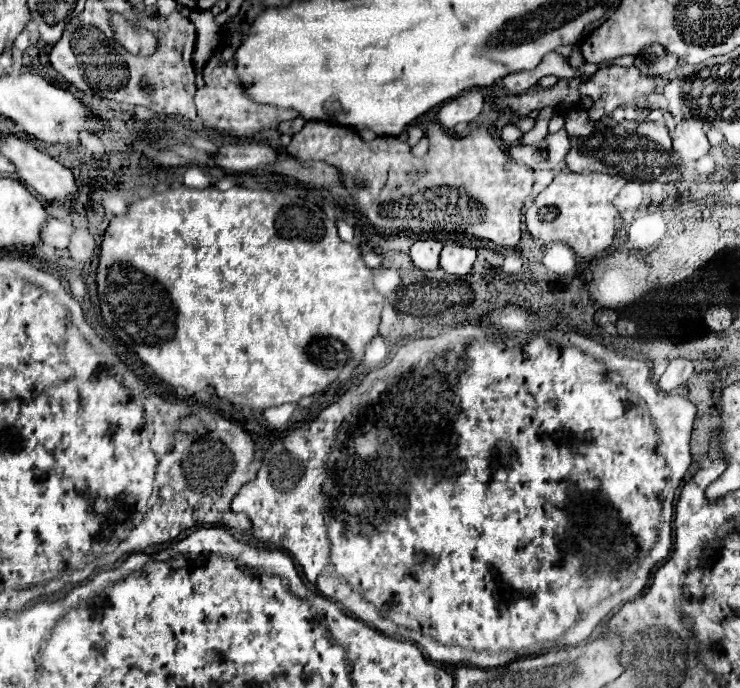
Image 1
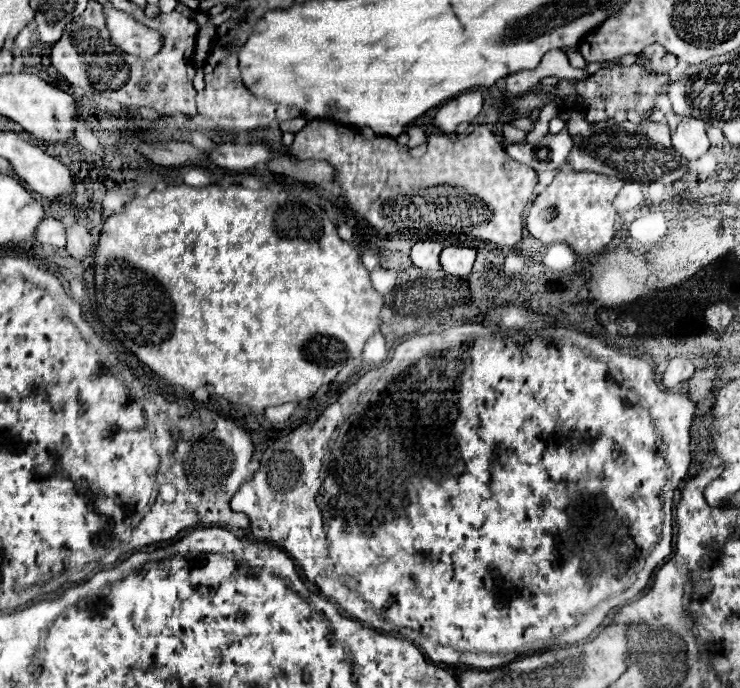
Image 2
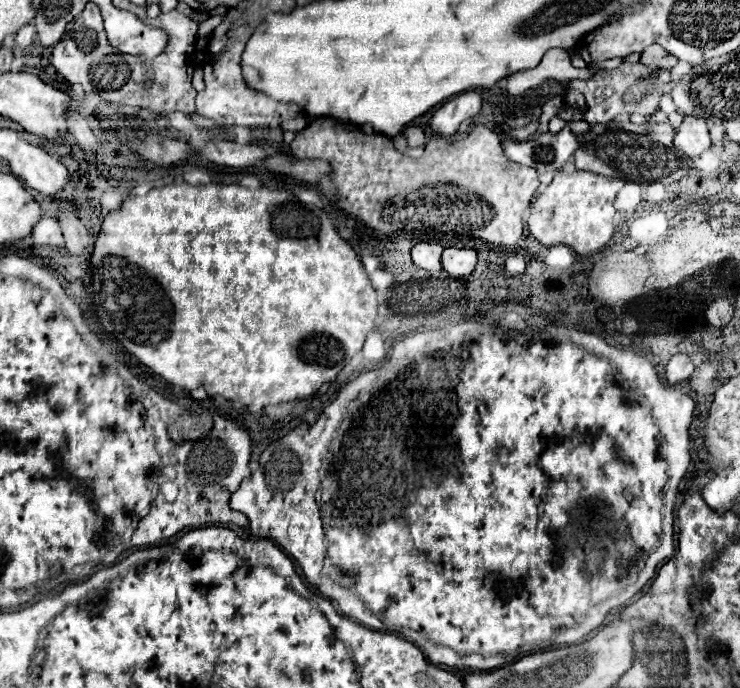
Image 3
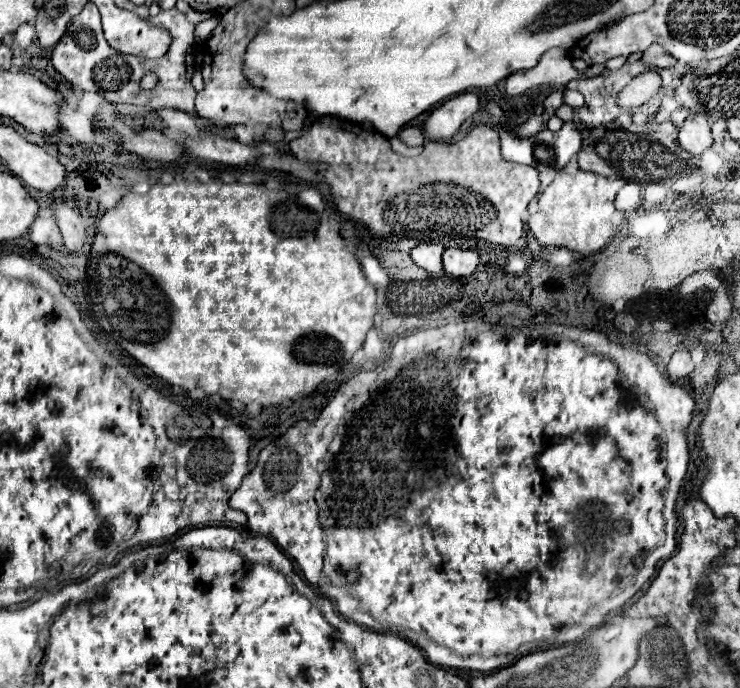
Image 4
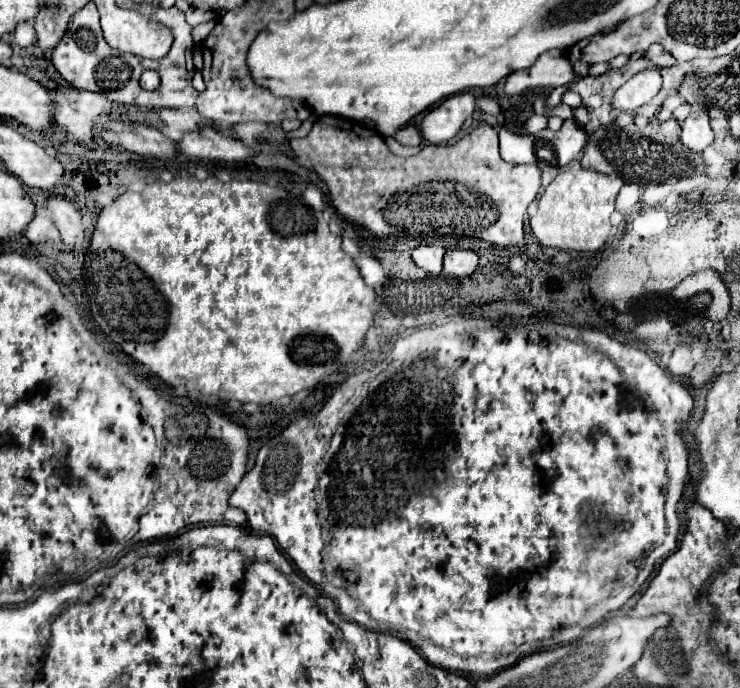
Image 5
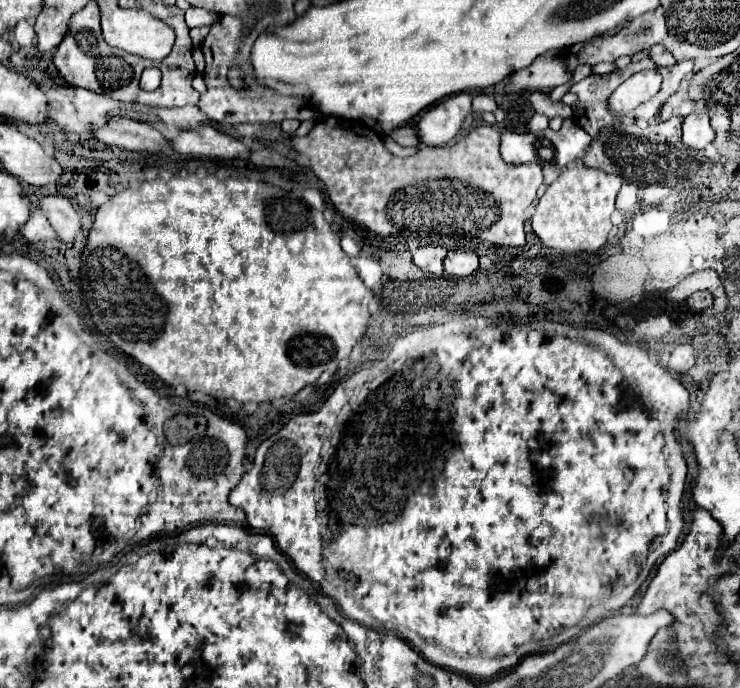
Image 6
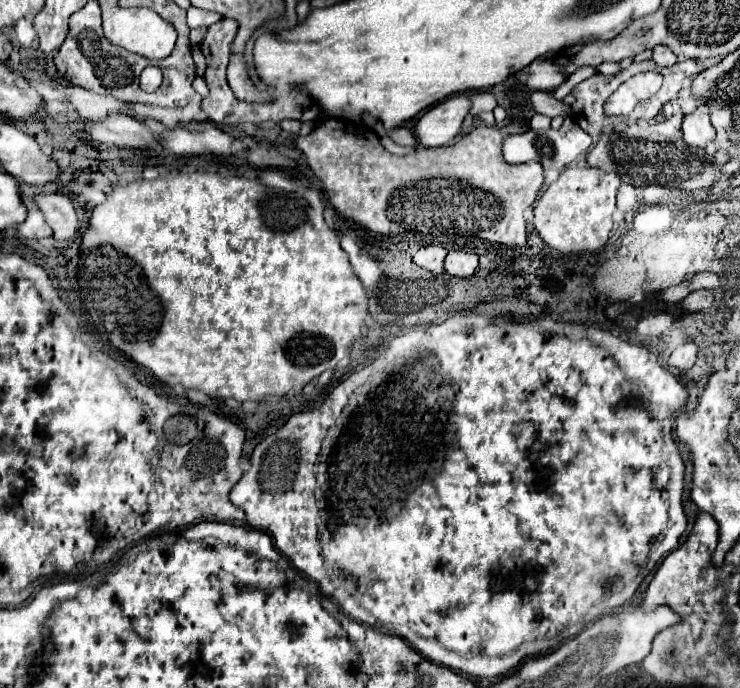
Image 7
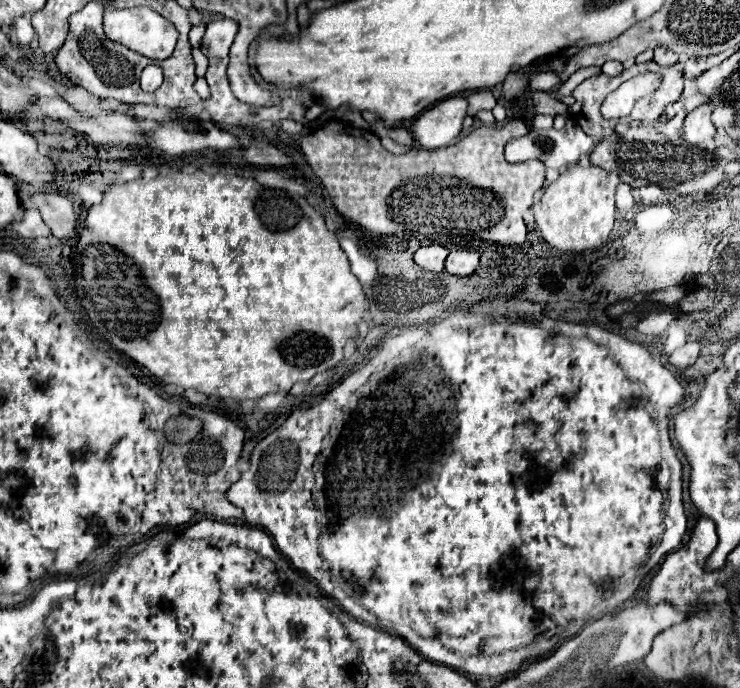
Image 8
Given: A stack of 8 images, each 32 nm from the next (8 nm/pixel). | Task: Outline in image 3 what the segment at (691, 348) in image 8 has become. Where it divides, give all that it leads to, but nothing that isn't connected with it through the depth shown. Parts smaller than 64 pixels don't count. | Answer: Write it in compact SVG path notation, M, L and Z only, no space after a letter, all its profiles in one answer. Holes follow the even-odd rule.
M676 354L676 356L670 360L670 364L666 366L666 378L672 380L674 384L678 384L678 382L690 378L692 370L694 370L692 360L690 360L688 356L684 356L684 354Z

